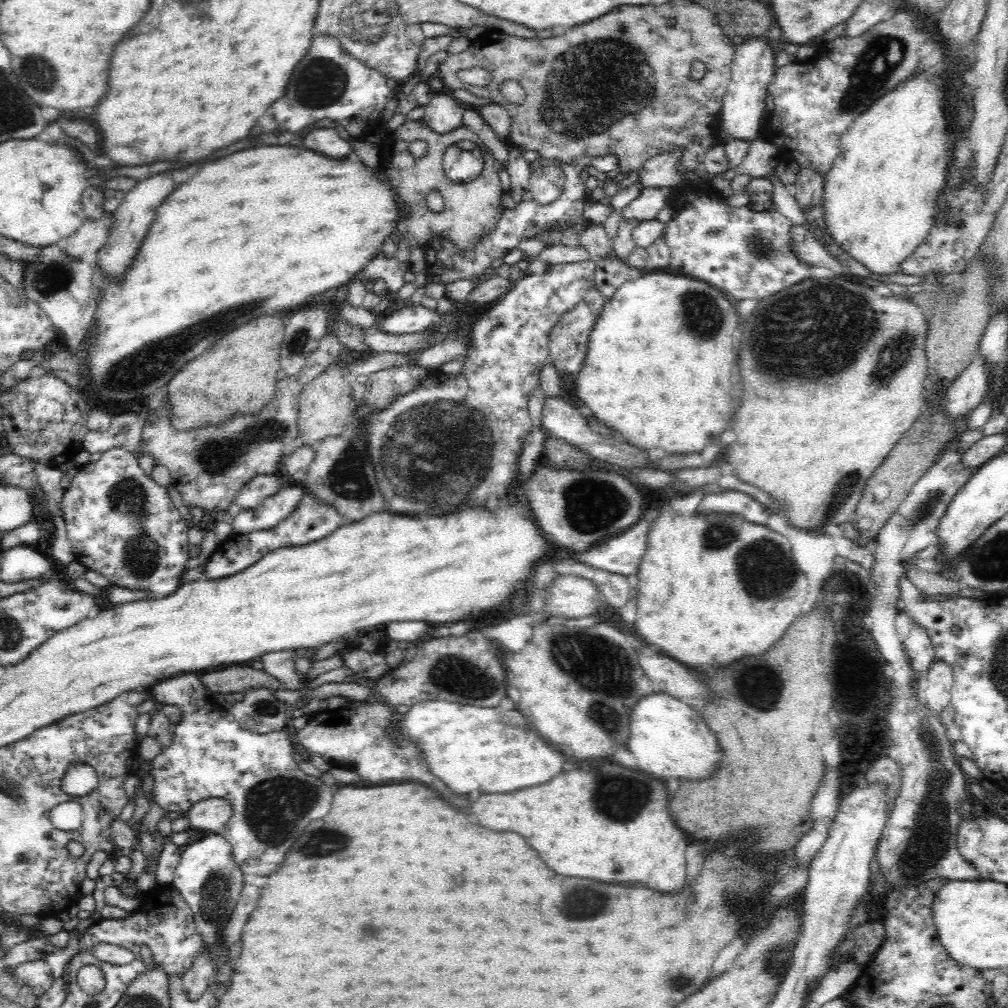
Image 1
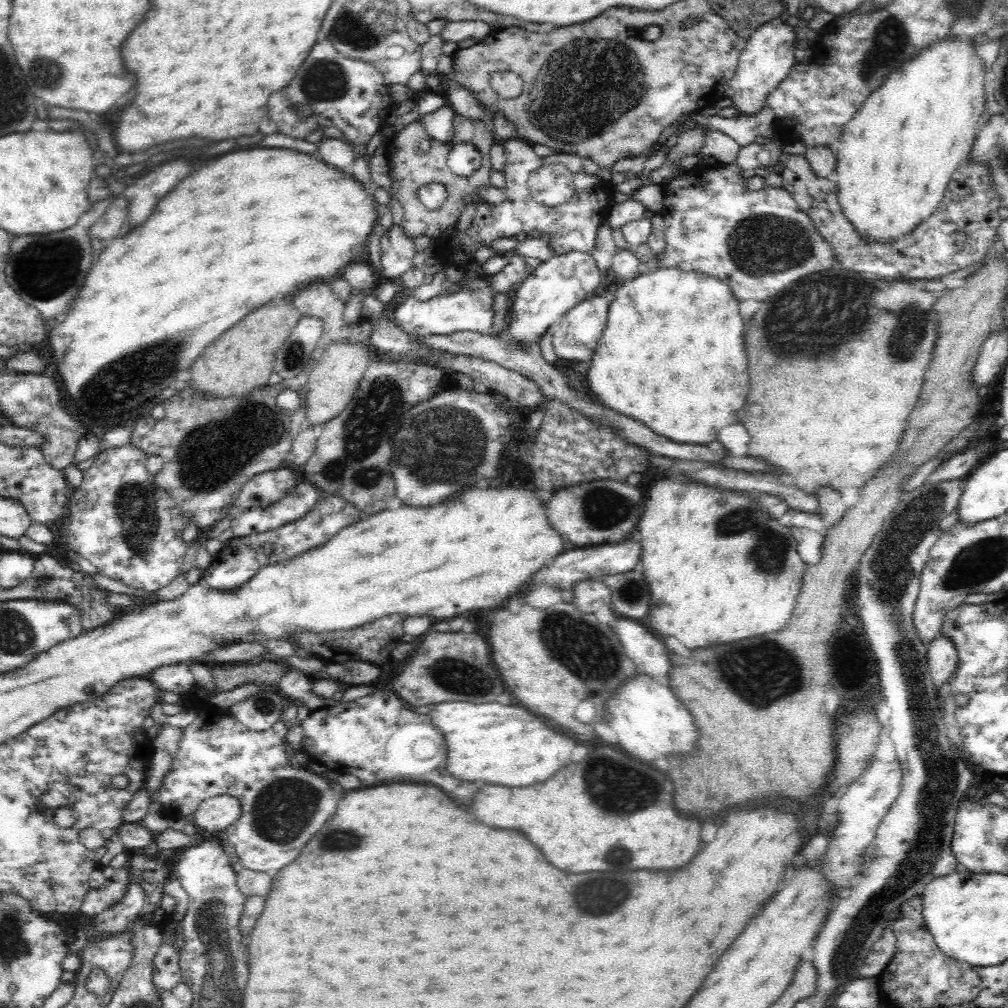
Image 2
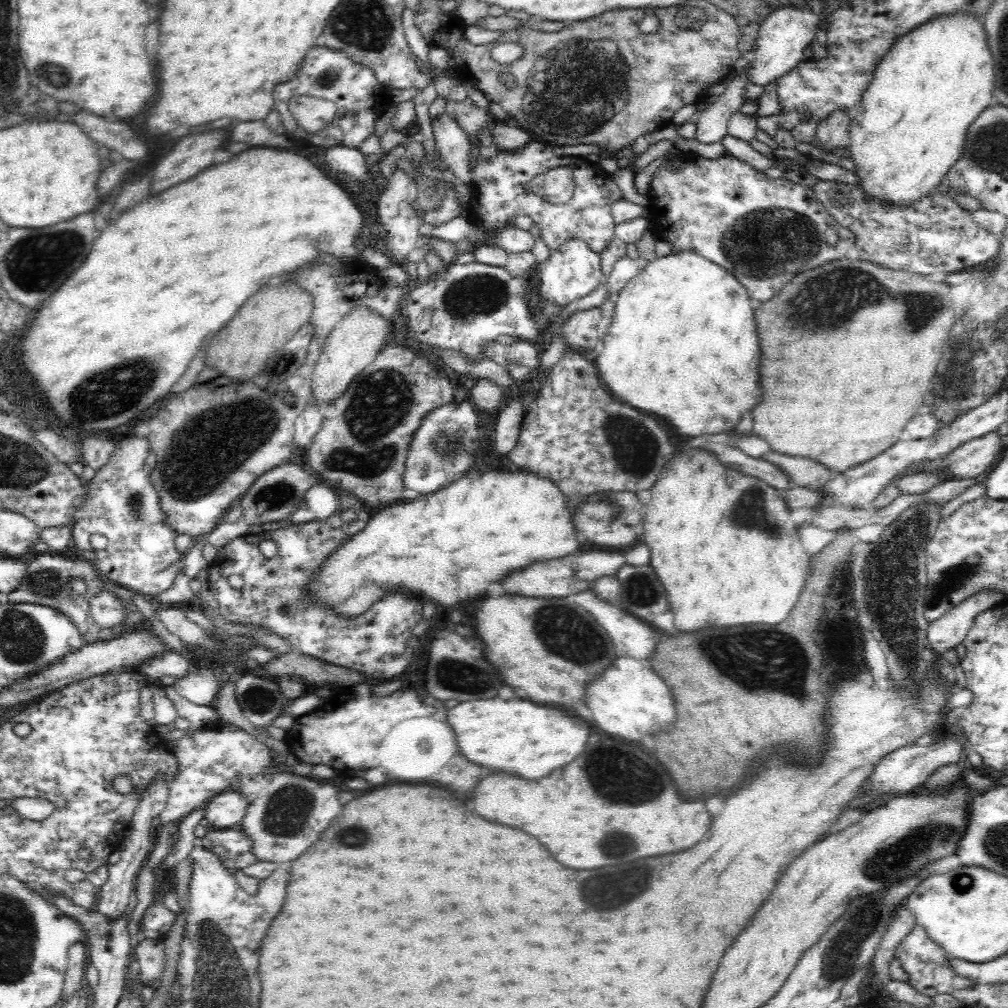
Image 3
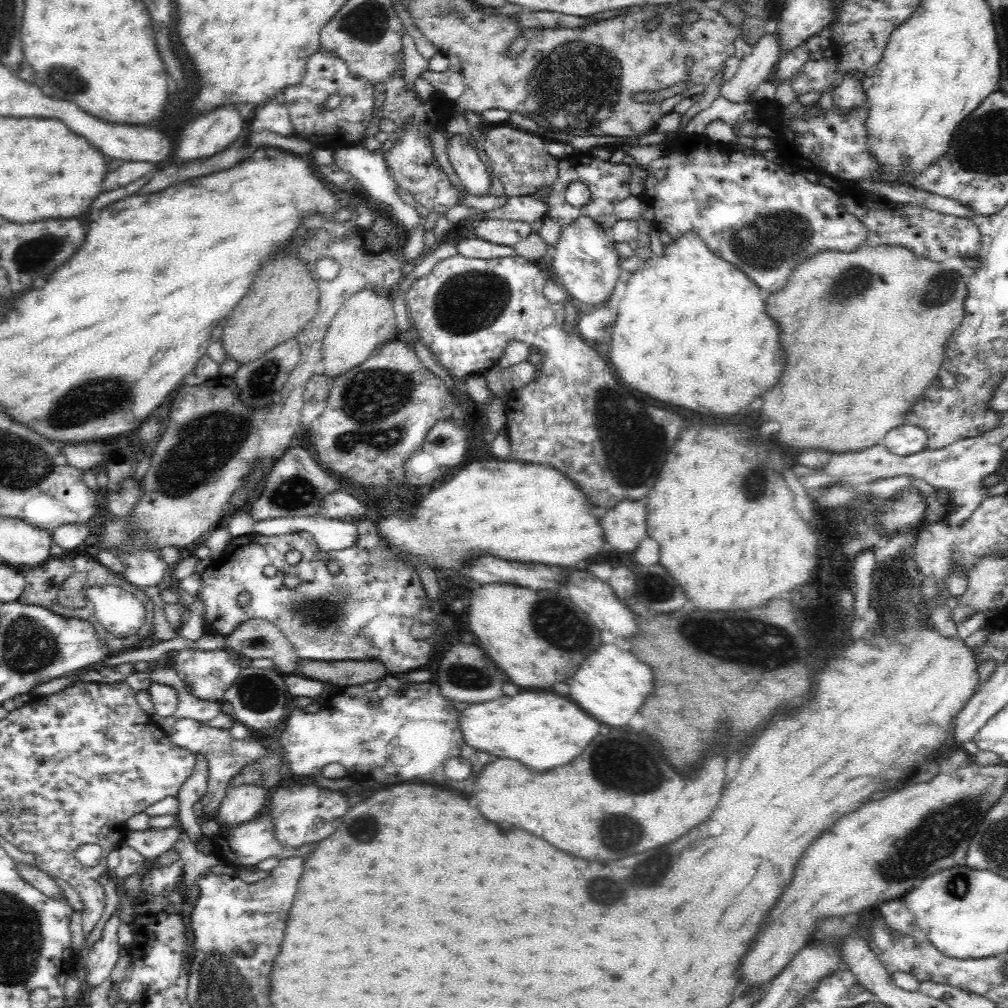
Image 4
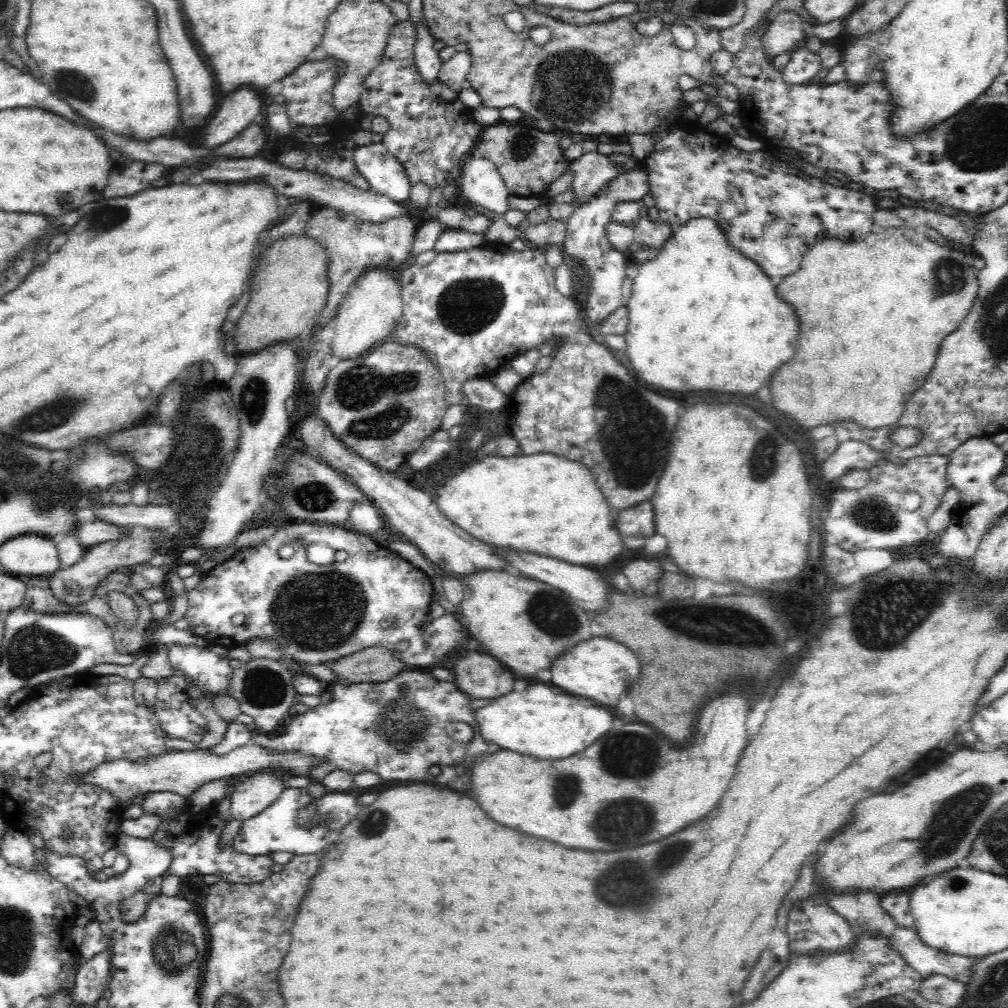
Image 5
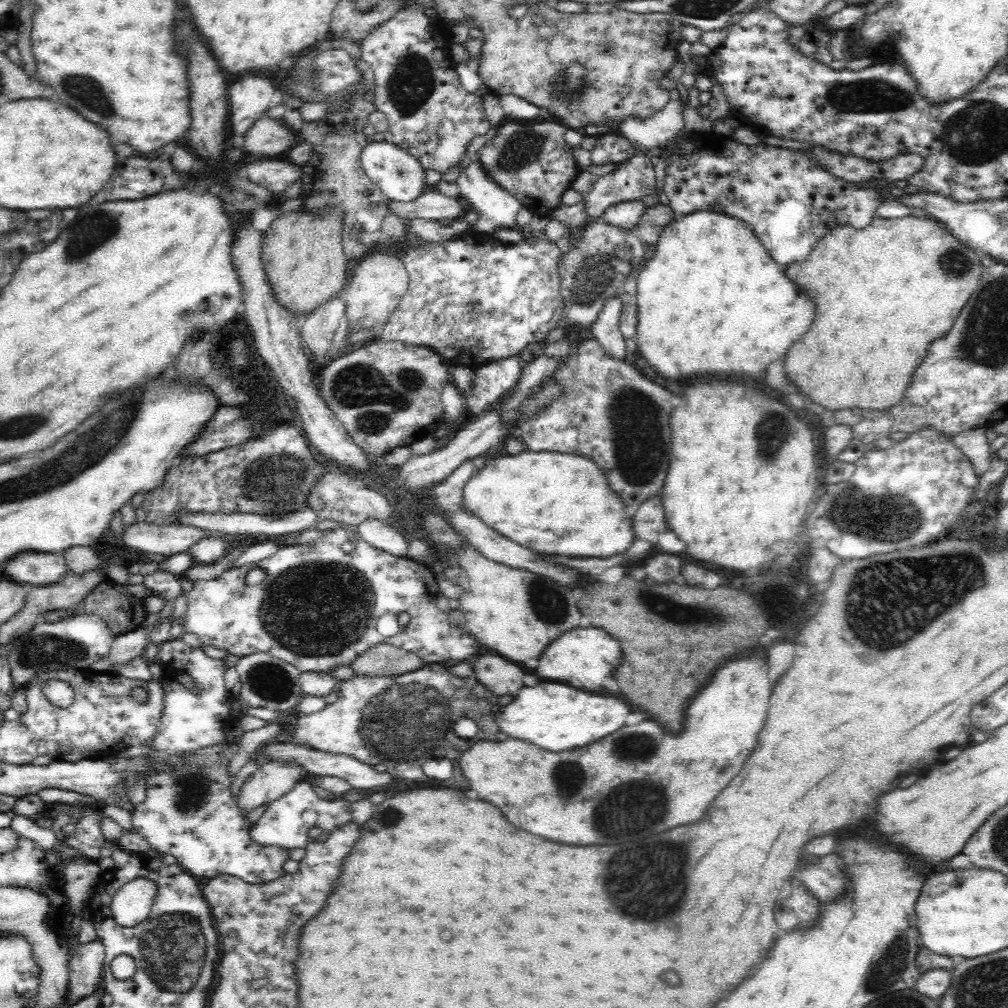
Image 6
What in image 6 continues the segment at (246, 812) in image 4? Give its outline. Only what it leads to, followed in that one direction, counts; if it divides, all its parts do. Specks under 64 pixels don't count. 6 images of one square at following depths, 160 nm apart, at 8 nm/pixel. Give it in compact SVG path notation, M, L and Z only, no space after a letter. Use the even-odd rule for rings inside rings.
M268 761L246 778L236 798L236 805L246 812L269 805L288 794L302 780L302 774L302 769L294 763Z

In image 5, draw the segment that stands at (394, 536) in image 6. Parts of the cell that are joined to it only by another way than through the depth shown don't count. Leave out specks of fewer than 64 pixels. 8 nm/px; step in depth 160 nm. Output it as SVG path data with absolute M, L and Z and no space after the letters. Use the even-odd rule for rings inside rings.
M369 499L362 502L354 502L350 508L350 517L345 527L354 532L369 536L384 536L391 538L391 534L386 532L385 519L379 508Z

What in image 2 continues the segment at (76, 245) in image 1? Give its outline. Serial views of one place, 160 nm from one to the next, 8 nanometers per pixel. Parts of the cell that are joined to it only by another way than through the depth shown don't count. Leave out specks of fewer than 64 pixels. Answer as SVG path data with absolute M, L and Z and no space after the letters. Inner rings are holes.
M119 195L112 199L111 205L105 210L104 214L92 223L92 226L88 226L90 242L97 238L106 244L113 238L120 236L125 221L126 199Z

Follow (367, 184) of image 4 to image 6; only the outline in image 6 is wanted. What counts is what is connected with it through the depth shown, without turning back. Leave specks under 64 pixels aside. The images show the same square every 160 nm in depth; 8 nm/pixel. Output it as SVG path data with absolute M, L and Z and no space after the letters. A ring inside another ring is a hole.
M386 141L368 143L360 154L360 164L370 181L376 184L387 199L410 202L427 190L424 188L425 170L420 167L420 162L392 143Z

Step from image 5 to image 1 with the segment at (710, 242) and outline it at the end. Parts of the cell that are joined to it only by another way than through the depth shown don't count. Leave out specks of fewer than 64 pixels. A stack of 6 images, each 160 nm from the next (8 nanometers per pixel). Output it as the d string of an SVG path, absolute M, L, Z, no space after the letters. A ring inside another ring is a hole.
M647 270L641 277L625 281L616 289L611 299L605 301L590 331L586 346L586 356L578 371L576 401L584 407L584 411L592 418L596 418L600 425L610 429L610 436L626 442L629 446L634 446L644 451L660 449L668 453L668 455L700 454L706 446L718 442L718 434L722 430L726 430L728 422L732 420L732 416L737 412L737 388L736 384L732 384L732 376L734 376L732 368L736 364L732 336L734 336L736 328L738 328L738 316L736 304L728 296L713 286L690 277Z

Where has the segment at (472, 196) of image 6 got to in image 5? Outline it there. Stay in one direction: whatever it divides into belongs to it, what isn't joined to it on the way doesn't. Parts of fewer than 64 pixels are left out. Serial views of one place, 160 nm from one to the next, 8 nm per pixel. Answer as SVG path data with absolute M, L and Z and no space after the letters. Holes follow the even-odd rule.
M469 153L462 160L460 169L458 185L468 201L496 214L504 214L508 210L506 196L509 192L492 161Z

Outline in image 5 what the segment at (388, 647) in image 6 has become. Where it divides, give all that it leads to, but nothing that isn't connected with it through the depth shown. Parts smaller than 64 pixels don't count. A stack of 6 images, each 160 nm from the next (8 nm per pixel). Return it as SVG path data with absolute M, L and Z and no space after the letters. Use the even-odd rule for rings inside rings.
M375 646L359 650L357 653L351 654L349 657L345 657L336 661L329 661L322 664L324 667L328 667L330 671L336 675L335 683L375 683L386 682L395 675L400 674L402 670L412 670L412 668L406 668L404 663L399 662L397 658L392 655L392 651L383 646Z

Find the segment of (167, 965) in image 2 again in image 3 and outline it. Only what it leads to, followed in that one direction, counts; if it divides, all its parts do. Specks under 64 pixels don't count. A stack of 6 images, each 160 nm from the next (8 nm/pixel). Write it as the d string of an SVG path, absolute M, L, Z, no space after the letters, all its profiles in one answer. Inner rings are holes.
M163 938L142 939L135 949L141 968L141 980L146 987L158 989L162 982L166 953Z

